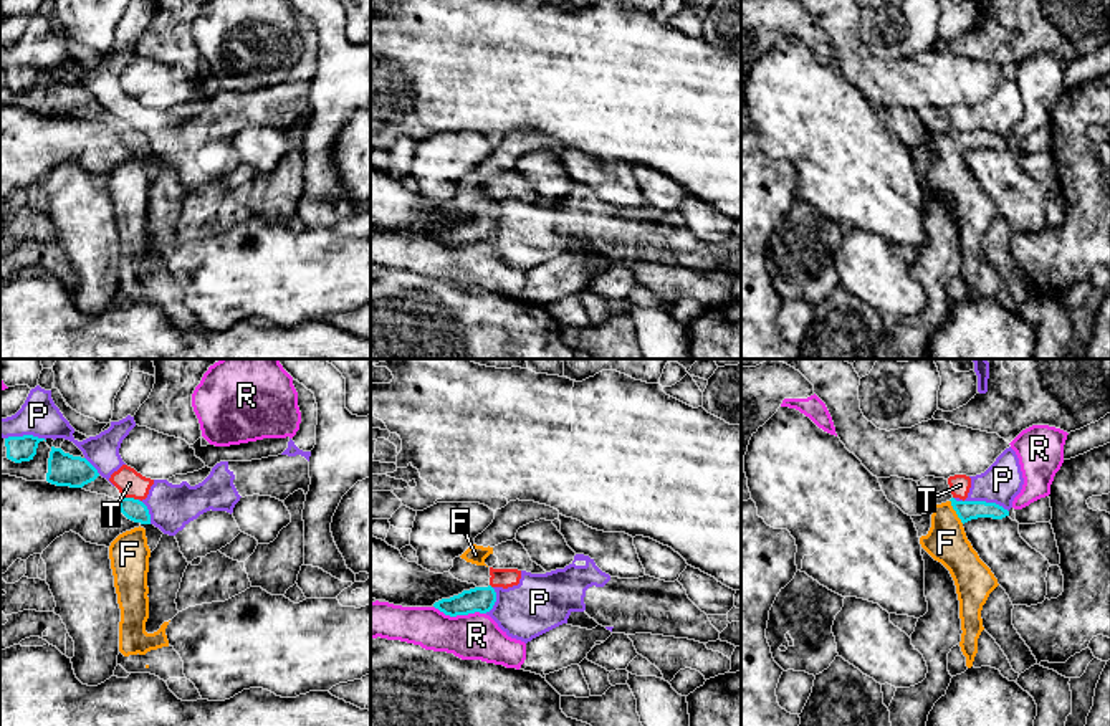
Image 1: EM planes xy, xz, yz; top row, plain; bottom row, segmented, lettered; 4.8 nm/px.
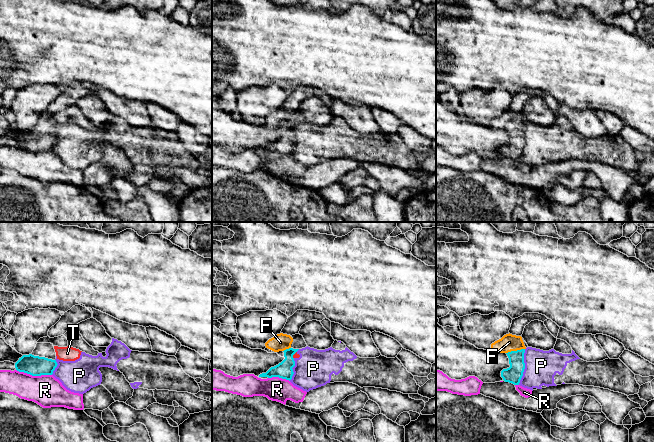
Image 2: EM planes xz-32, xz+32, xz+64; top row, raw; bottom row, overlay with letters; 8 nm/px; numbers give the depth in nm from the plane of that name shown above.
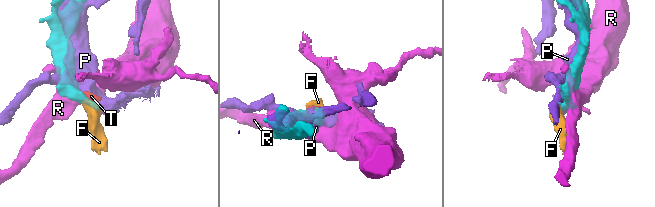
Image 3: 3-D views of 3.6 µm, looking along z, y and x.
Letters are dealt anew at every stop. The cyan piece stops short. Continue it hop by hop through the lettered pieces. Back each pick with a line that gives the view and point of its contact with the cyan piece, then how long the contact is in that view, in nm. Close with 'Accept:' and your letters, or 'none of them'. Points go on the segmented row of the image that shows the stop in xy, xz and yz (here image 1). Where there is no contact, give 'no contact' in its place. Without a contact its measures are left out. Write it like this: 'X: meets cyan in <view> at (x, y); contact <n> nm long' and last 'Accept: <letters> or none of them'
F: meets cyan in yz at (955, 510); contact 140 nm long
Accept: F

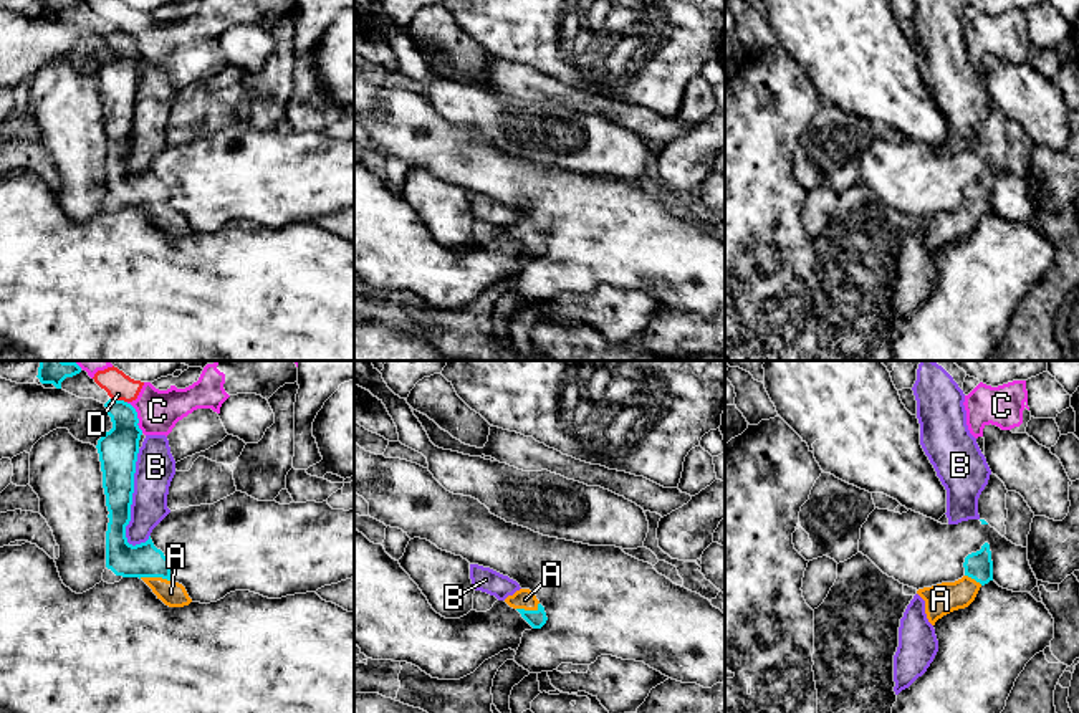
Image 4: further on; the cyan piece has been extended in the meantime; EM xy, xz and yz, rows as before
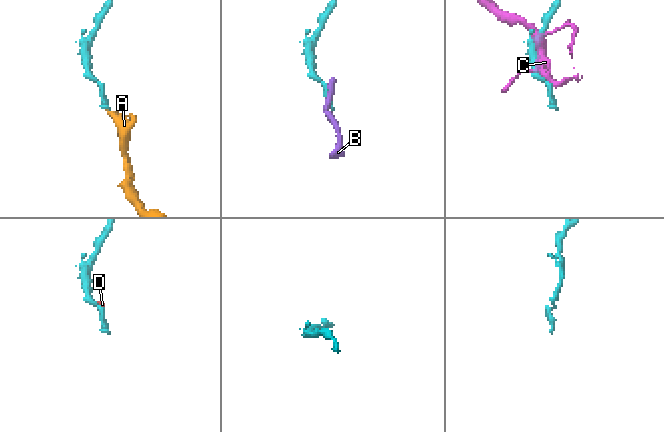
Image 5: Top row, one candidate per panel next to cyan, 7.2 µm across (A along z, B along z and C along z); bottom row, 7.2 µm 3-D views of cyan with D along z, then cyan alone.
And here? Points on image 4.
A: meets cyan in xy at (156, 576); contact 170 nm long
Accept: A

